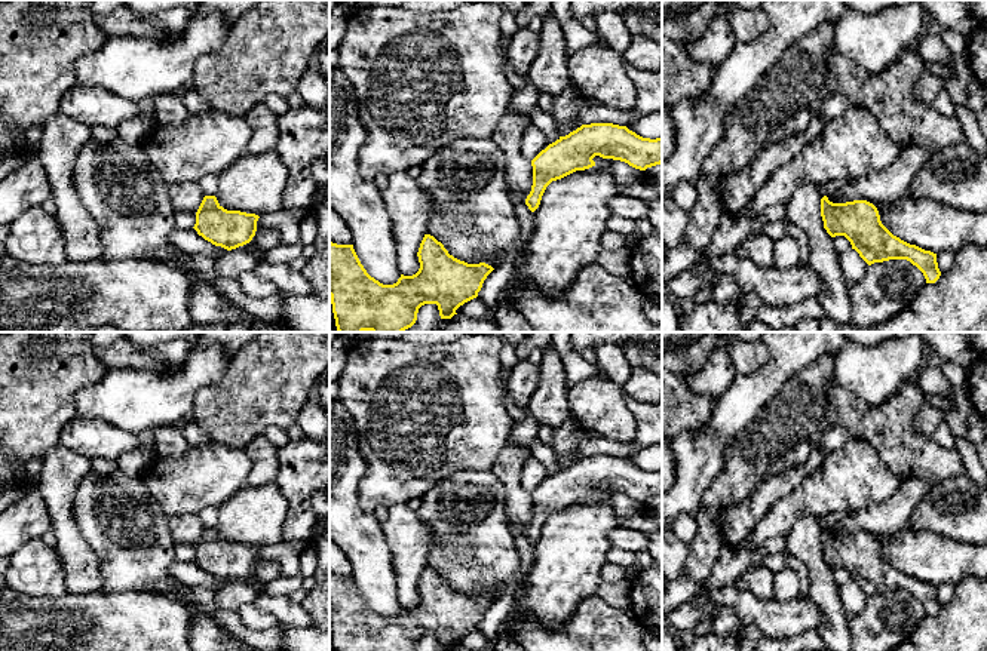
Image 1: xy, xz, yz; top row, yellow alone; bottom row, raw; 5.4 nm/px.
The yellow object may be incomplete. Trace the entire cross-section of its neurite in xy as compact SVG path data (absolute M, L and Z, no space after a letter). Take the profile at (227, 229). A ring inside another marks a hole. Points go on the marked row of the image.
M205 196L193 228L212 245L232 251L252 240L258 218L255 214L227 211L215 196Z

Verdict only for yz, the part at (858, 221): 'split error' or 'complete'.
complete

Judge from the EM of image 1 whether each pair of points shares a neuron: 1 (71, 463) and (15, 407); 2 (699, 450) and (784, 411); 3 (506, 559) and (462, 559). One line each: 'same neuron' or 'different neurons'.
1: different neurons
2: different neurons
3: same neuron

